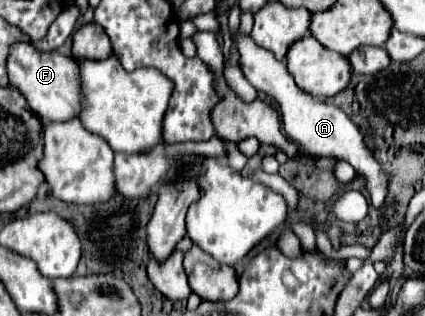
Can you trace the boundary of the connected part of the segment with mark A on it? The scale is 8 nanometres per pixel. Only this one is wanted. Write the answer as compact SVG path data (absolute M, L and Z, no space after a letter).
M238 33L238 53L240 53L240 63L242 63L246 79L258 91L272 97L278 103L278 107L282 109L280 113L282 113L282 123L284 123L286 135L292 137L292 141L300 143L302 149L306 149L314 155L332 155L332 157L340 157L340 159L348 161L366 179L368 191L370 191L370 203L374 209L380 211L384 197L386 197L388 175L382 171L380 163L372 157L372 153L364 145L360 129L348 119L348 115L342 109L338 109L336 105L328 105L328 103L316 99L314 95L298 89L298 85L294 83L294 77L288 73L286 63L272 57L270 51L254 45L252 37Z

